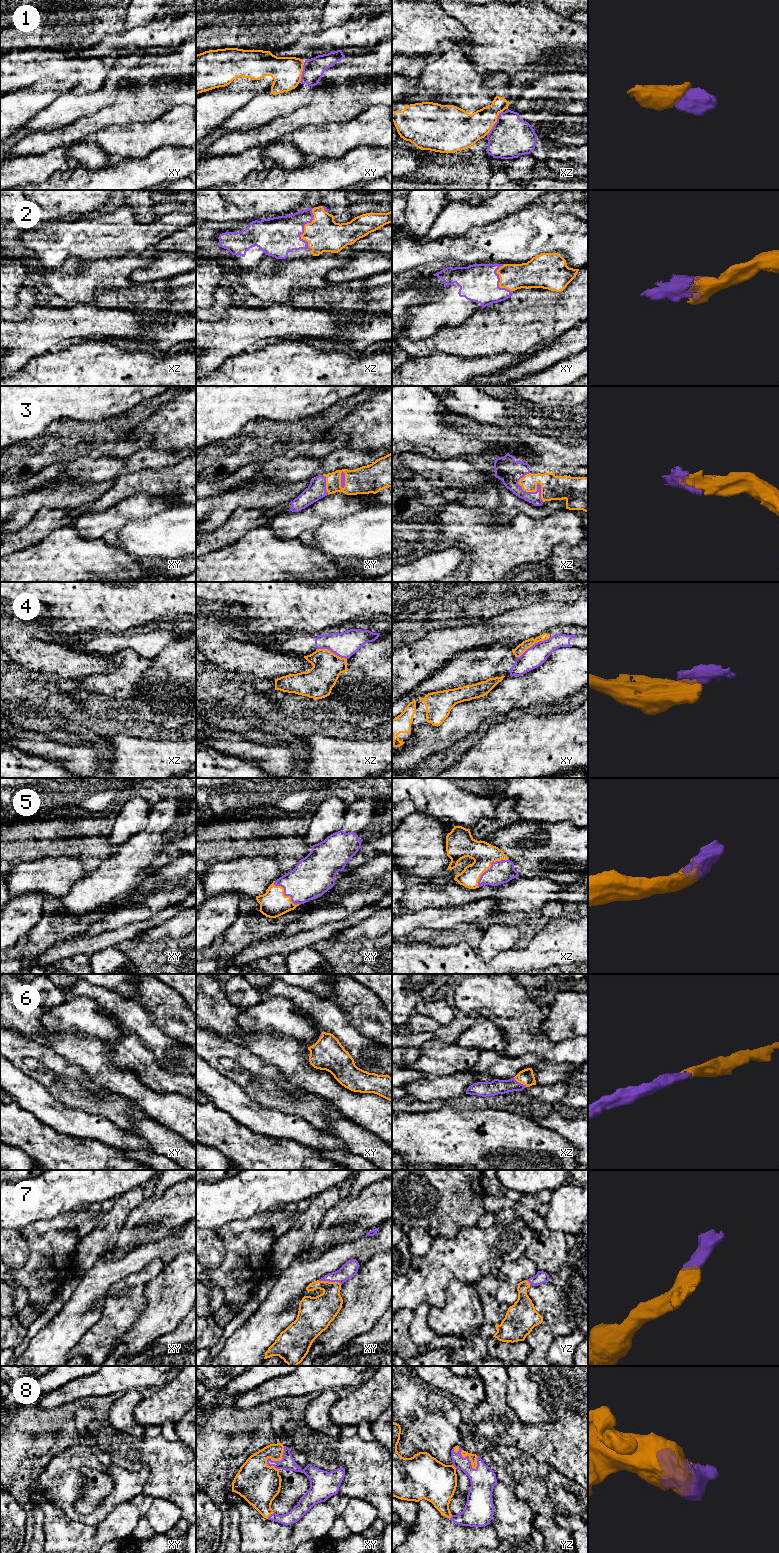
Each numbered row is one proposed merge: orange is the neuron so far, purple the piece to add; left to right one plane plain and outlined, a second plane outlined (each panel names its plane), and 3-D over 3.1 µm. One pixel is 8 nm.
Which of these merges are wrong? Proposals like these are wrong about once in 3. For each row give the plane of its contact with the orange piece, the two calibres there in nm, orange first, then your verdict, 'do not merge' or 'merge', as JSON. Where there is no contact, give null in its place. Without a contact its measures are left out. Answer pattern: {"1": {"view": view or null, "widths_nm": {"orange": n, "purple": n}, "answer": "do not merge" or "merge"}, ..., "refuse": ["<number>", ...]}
{"1": {"view": "xz", "widths_nm": {"orange": 260, "purple": 320}, "answer": "do not merge"}, "2": {"view": "xz", "widths_nm": {"orange": 280, "purple": 320}, "answer": "merge"}, "3": {"view": "xz", "widths_nm": {"orange": 190, "purple": 190}, "answer": "merge"}, "4": {"view": "xy", "widths_nm": {"orange": 80, "purple": 170}, "answer": "do not merge"}, "5": {"view": "xz", "widths_nm": {"orange": 190, "purple": 190}, "answer": "merge"}, "6": {"view": "xz", "widths_nm": {"orange": 130, "purple": 120}, "answer": "merge"}, "7": {"view": "xy", "widths_nm": {"orange": 240, "purple": 120}, "answer": "merge"}, "8": {"view": "yz", "widths_nm": {"orange": 60, "purple": 200}, "answer": "merge"}, "refuse": ["1", "4"]}

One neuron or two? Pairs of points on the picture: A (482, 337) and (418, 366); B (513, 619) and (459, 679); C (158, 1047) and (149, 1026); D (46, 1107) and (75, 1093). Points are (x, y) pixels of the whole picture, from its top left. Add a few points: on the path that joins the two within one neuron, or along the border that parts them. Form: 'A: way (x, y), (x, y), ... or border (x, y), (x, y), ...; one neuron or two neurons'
A: border (422, 356), (442, 352), (468, 359); two neurons
B: border (481, 647), (471, 650); two neurons
C: way (158, 1042), (149, 1031); one neuron
D: border (42, 1084), (57, 1100), (80, 1110); two neurons

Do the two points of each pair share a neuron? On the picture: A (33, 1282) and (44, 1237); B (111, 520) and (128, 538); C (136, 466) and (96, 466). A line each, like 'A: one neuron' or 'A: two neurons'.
A: one neuron
B: two neurons
C: one neuron

